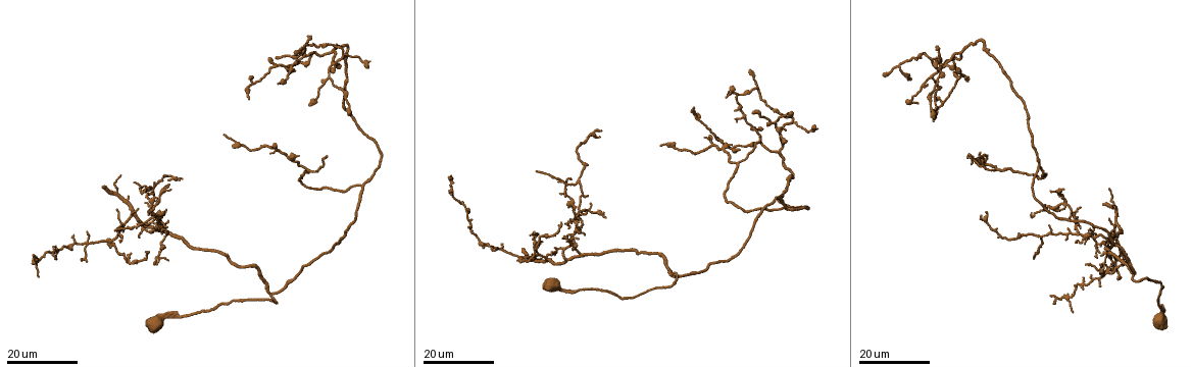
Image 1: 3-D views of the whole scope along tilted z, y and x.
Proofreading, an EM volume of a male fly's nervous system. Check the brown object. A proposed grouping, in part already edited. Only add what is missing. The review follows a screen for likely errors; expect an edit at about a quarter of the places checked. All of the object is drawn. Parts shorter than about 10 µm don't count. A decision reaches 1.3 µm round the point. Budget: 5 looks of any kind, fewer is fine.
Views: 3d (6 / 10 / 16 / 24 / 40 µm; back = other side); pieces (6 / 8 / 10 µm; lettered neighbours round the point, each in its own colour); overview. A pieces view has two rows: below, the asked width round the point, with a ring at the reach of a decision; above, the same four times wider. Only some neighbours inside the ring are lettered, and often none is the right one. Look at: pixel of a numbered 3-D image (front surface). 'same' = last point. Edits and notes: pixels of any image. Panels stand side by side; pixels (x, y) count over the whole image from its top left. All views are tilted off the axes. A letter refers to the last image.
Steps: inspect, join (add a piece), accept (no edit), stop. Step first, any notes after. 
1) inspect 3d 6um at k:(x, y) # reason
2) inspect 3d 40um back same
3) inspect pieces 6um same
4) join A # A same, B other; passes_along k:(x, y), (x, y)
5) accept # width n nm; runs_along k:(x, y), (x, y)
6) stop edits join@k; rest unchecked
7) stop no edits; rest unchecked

inspect 3d 16um at 1:(969, 157) # branch stops here

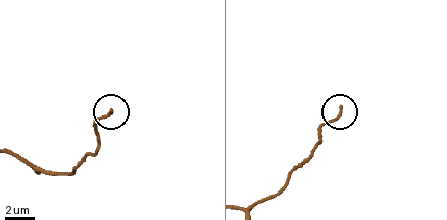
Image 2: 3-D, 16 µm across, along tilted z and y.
inspect pieces 6um at 2:(341, 107)

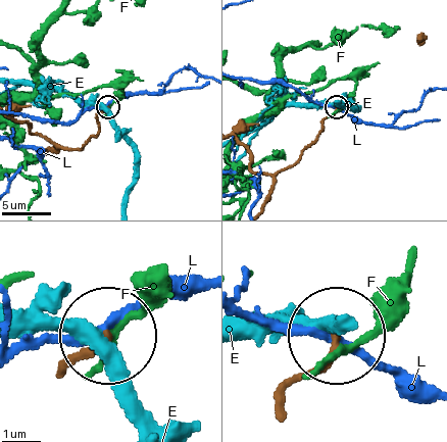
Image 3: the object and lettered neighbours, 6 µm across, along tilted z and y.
accept # E other, F other, L other; runs_along 3:(284, 406), (334, 339); none of them fits

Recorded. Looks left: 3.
inspect 3d 24um at 1:(1087, 265) # branch stops here

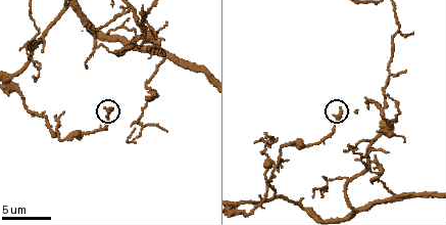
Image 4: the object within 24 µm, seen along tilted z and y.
inspect pieces 8um at 4:(342, 109) # see the neighbours

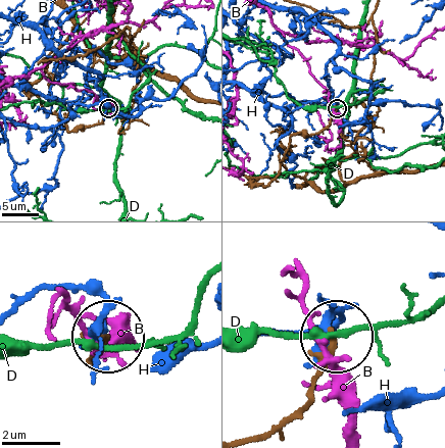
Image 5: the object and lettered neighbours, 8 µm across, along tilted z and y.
accept # B other, D other, H other; no lettered piece goes on from it

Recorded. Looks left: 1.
stop no edits; rest unchecked

